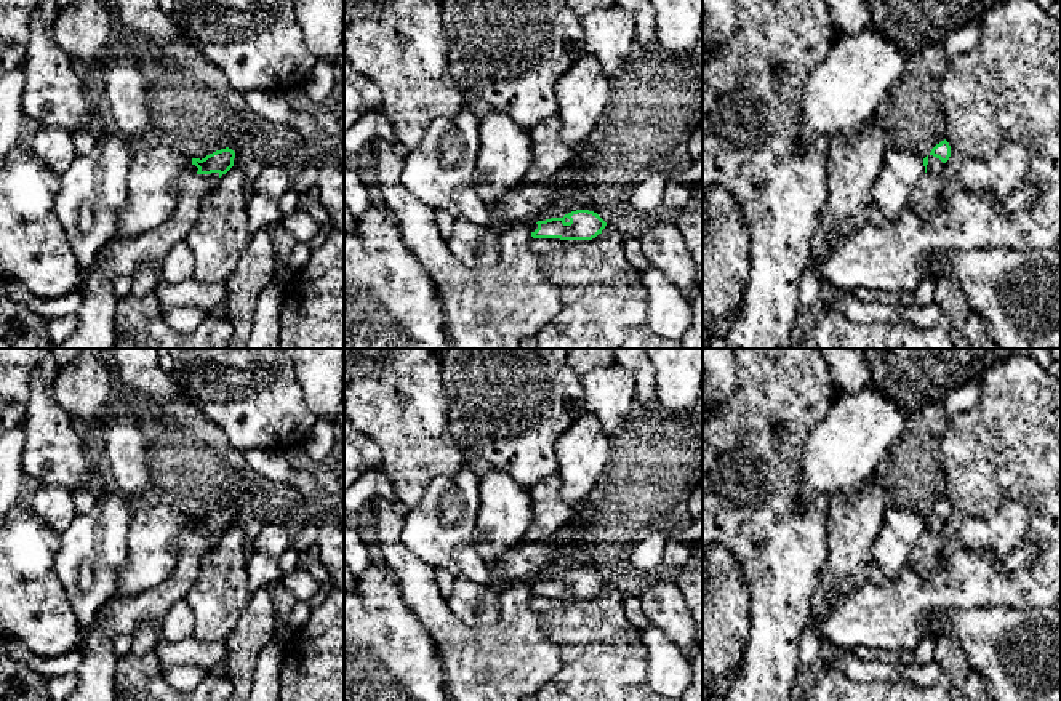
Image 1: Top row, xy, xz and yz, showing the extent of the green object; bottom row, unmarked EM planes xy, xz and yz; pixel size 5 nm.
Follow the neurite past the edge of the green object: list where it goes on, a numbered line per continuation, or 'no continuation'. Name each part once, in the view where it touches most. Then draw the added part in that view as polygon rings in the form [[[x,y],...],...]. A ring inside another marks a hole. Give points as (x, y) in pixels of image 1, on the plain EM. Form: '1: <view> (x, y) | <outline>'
1: yz (925, 556) | [[[928,514],[927,531],[920,536],[907,565],[907,568],[914,570],[920,578],[928,578],[938,568],[941,533],[943,520]]]

